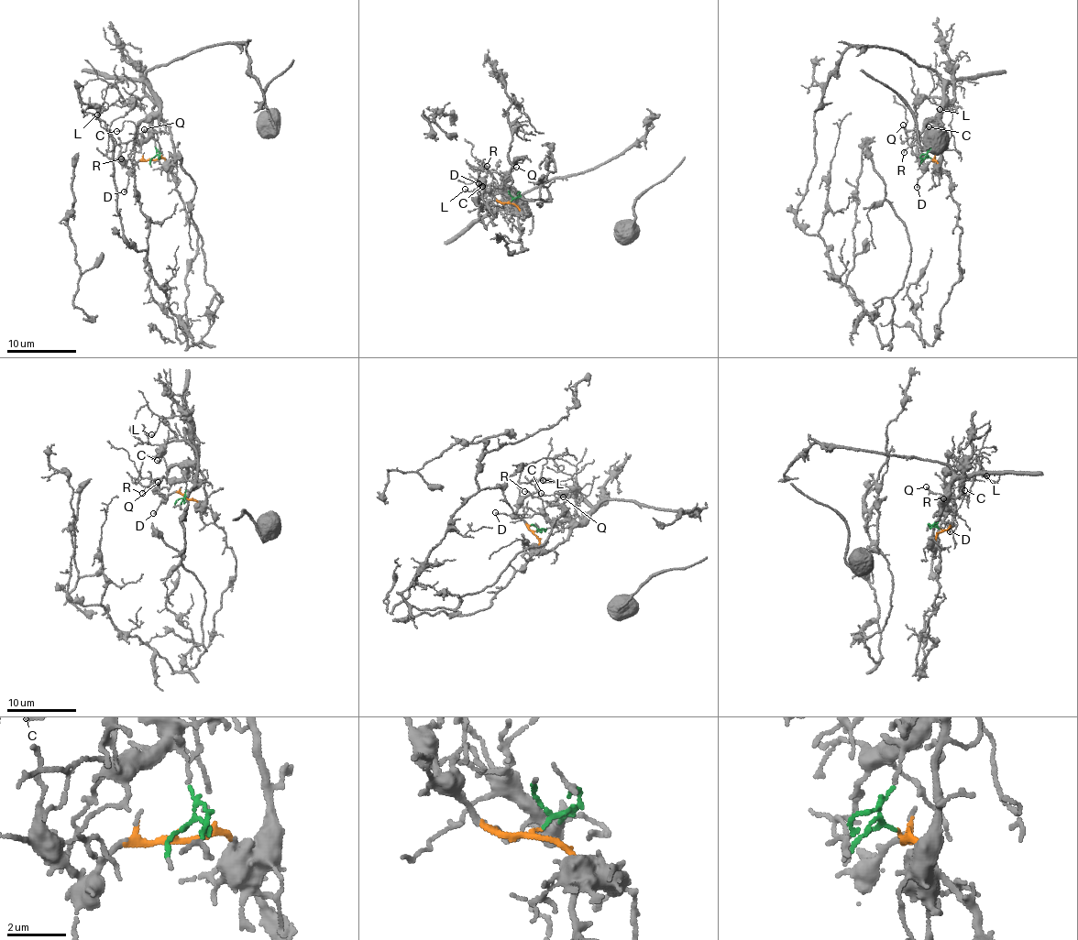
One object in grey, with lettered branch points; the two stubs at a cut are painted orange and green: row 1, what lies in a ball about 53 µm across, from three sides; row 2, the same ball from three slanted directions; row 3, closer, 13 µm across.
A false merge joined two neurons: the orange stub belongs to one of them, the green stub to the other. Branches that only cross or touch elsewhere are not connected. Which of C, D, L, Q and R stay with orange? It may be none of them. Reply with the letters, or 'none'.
D

